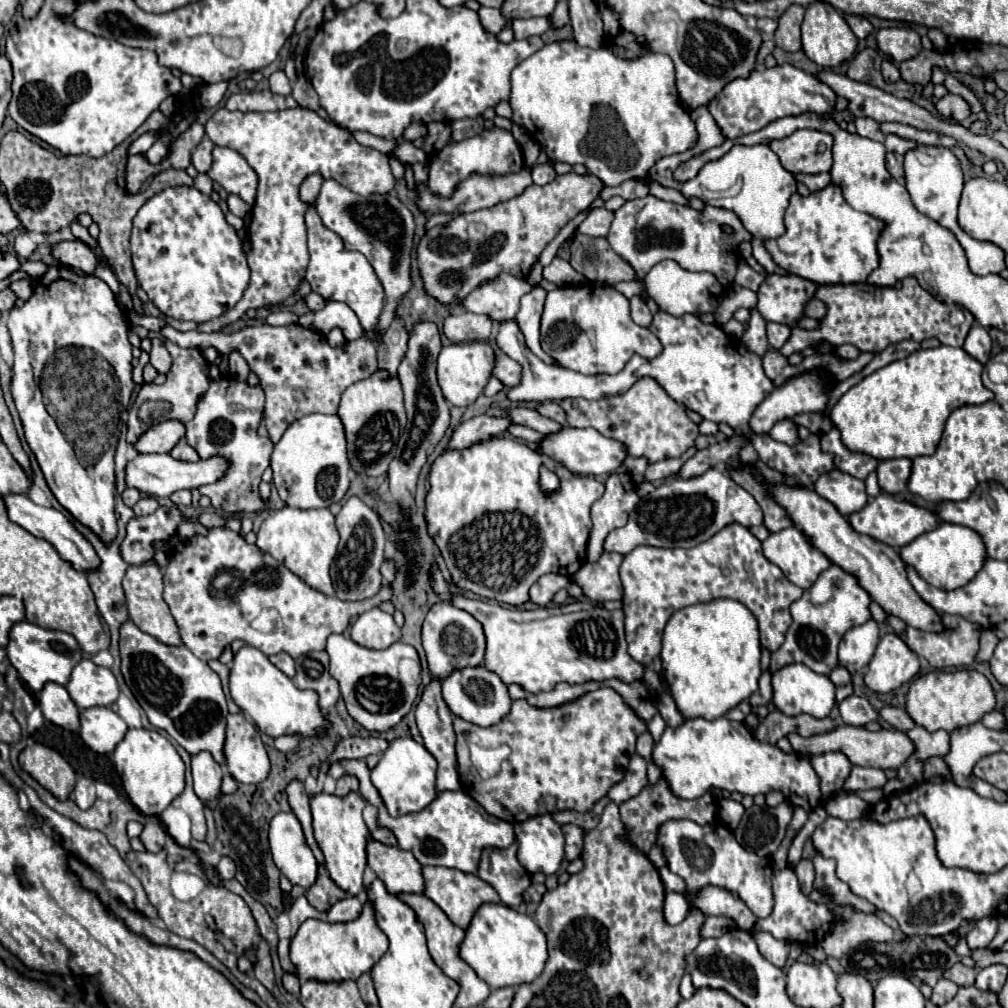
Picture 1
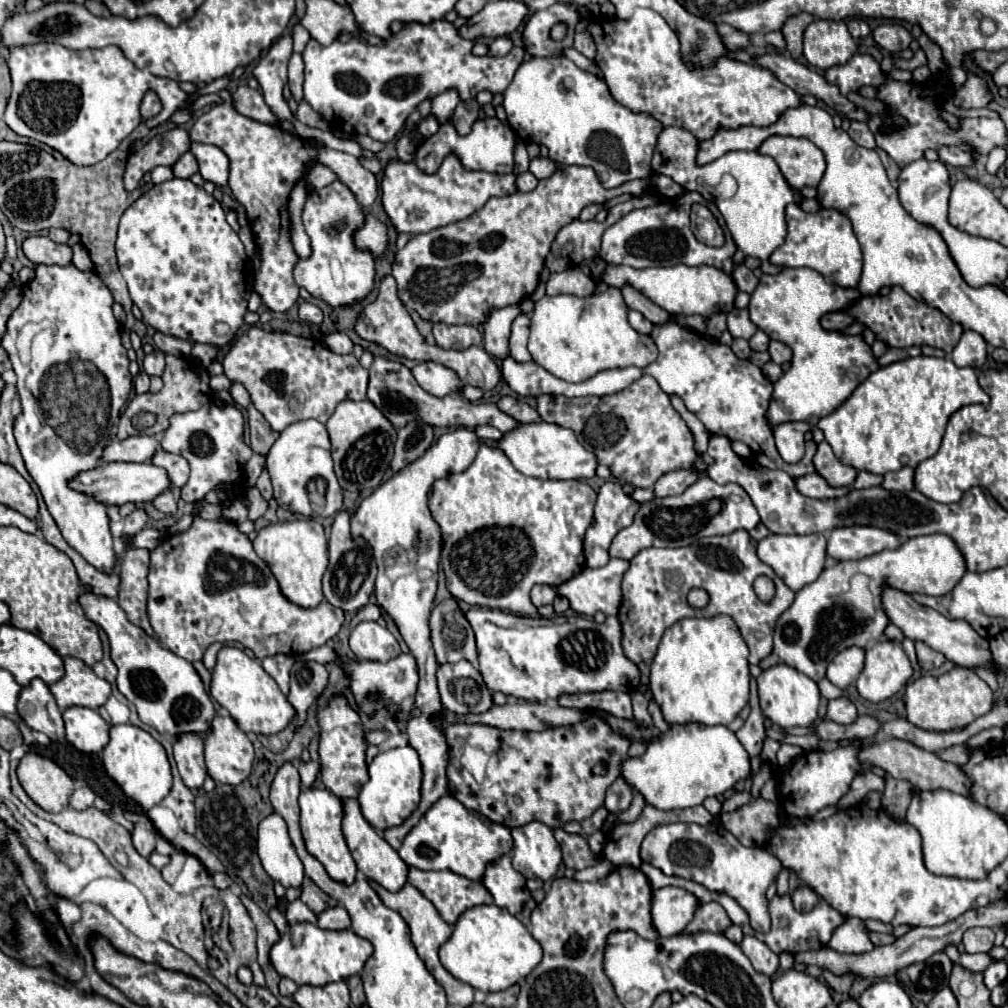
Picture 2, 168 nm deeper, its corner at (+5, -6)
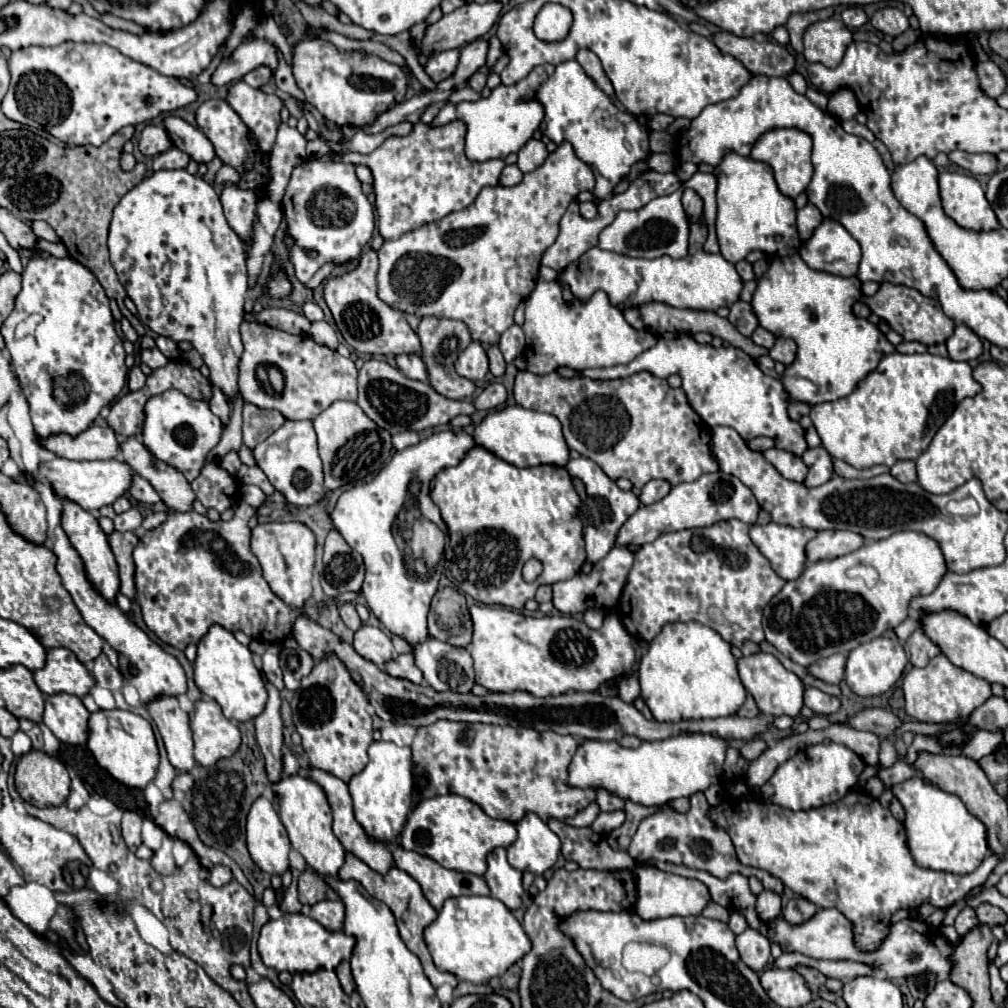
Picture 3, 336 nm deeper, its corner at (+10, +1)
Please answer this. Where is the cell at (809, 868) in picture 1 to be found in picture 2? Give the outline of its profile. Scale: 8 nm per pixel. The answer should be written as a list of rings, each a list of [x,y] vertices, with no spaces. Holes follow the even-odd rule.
[[[807,885],[799,887],[795,893],[793,893],[793,905],[797,911],[811,911],[821,899],[817,897],[817,893],[813,889],[809,889]]]

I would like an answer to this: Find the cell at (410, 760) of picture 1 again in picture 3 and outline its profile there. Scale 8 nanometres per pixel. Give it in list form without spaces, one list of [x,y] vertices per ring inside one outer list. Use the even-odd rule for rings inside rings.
[[[378,740],[370,744],[368,756],[370,762],[366,764],[366,768],[348,782],[354,804],[354,816],[370,838],[390,842],[400,834],[412,808],[412,786],[414,786],[412,752],[408,746]]]

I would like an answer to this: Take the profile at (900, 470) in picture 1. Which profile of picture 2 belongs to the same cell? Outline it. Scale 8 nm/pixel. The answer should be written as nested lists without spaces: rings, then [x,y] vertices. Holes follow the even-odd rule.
[[[903,467],[895,473],[885,473],[883,487],[891,489],[891,491],[909,491],[909,489],[913,489],[913,475],[915,475],[915,471],[911,467]]]

